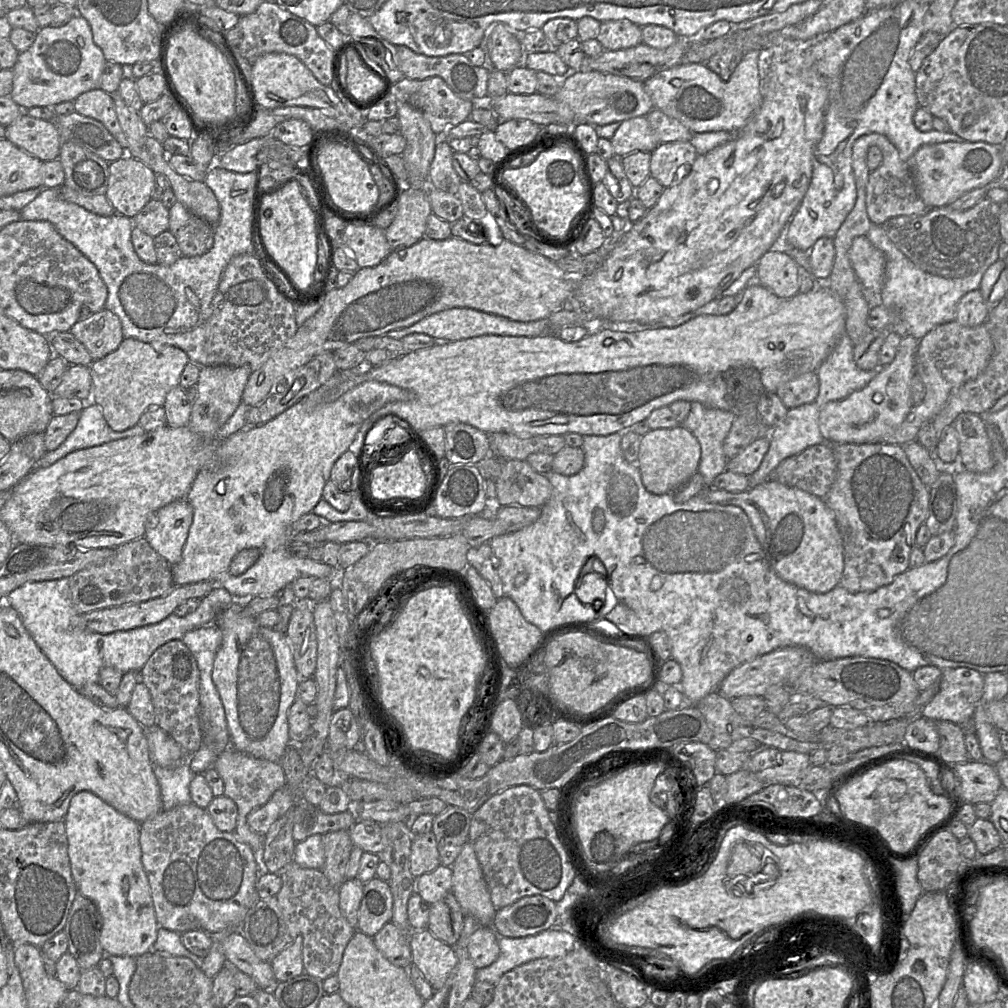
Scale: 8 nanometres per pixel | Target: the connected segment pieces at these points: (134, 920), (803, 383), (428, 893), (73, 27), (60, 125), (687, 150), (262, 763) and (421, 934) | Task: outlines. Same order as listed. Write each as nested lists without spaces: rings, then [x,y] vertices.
[[[90,791],[76,793],[64,818],[71,874],[77,891],[95,903],[100,918],[99,939],[106,953],[139,957],[153,950],[160,927],[151,897],[147,874],[141,861],[139,823],[107,804]]]
[[[816,372],[804,373],[785,382],[776,391],[779,399],[788,409],[813,402],[818,393],[819,379]]]
[[[440,864],[431,872],[424,873],[415,880],[415,892],[427,903],[433,904],[452,890],[452,869]]]
[[[76,14],[60,27],[48,25],[36,32],[33,44],[20,52],[13,70],[11,99],[21,109],[53,107],[65,101],[74,101],[80,94],[99,88],[105,59],[102,50],[94,43],[88,21]]]
[[[74,111],[69,115],[55,114],[50,121],[54,124],[59,133],[61,145],[64,142],[76,143],[109,163],[126,155],[126,150],[98,120],[83,116]]]
[[[691,141],[659,143],[651,152],[650,175],[665,188],[673,185],[679,169],[687,173],[698,153]]]
[[[230,746],[217,756],[213,766],[224,782],[223,794],[233,800],[237,806],[237,820],[234,830],[236,837],[239,841],[249,845],[254,852],[261,852],[265,835],[250,829],[247,824],[247,815],[254,808],[266,803],[276,790],[286,785],[280,762],[255,758]]]
[[[428,929],[410,934],[412,964],[417,966],[436,991],[443,987],[457,964],[452,946],[436,938]]]

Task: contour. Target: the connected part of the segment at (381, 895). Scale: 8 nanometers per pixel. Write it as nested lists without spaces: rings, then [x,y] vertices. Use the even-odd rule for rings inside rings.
[[[375,876],[363,886],[357,930],[374,937],[392,916],[393,896],[389,883]]]

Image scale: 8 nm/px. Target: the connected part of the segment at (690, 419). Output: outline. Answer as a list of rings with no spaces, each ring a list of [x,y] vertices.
[[[691,402],[691,409],[681,424],[692,432],[700,445],[701,457],[698,472],[707,487],[726,470],[727,457],[723,452],[723,442],[734,421],[735,414],[700,402]]]

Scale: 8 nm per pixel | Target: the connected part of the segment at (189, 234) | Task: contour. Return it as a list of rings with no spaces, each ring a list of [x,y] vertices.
[[[180,202],[169,209],[169,229],[182,256],[193,257],[208,252],[214,243],[213,226],[195,216]]]

